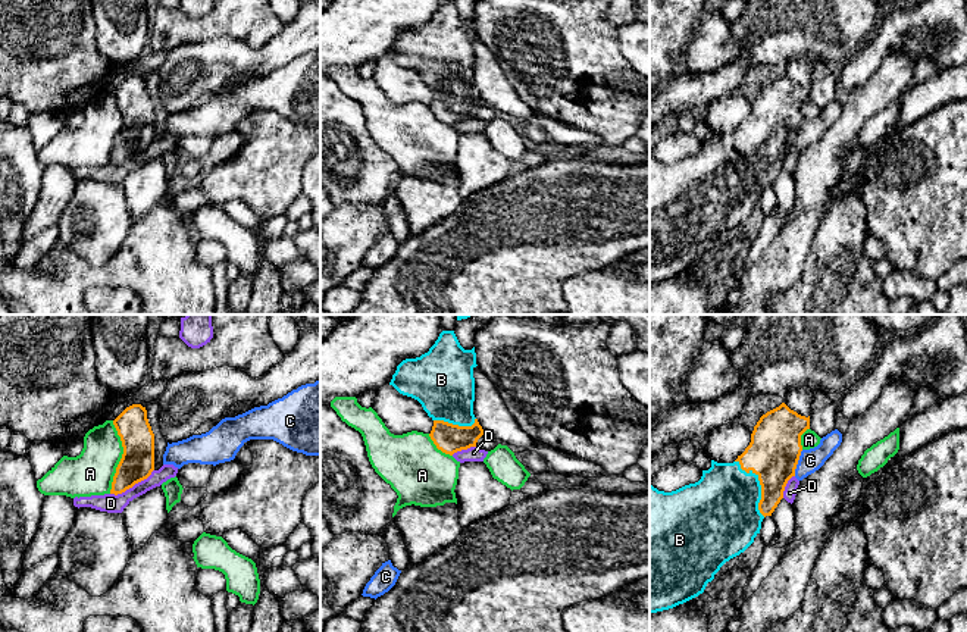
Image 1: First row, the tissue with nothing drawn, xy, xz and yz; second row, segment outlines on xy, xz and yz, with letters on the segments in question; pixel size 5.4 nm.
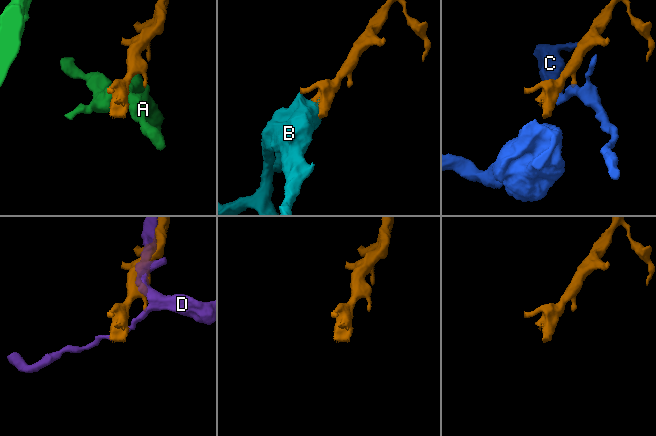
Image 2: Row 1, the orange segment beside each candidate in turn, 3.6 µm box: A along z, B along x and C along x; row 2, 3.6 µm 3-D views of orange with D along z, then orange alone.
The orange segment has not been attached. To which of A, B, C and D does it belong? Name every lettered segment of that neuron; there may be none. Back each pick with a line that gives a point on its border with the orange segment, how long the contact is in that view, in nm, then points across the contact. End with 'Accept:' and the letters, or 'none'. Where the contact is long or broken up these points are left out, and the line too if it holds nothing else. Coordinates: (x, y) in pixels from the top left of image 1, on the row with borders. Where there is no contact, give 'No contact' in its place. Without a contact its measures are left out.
B: Touches orange at yz (760, 484). Shared border 360 nm
Accept: B

